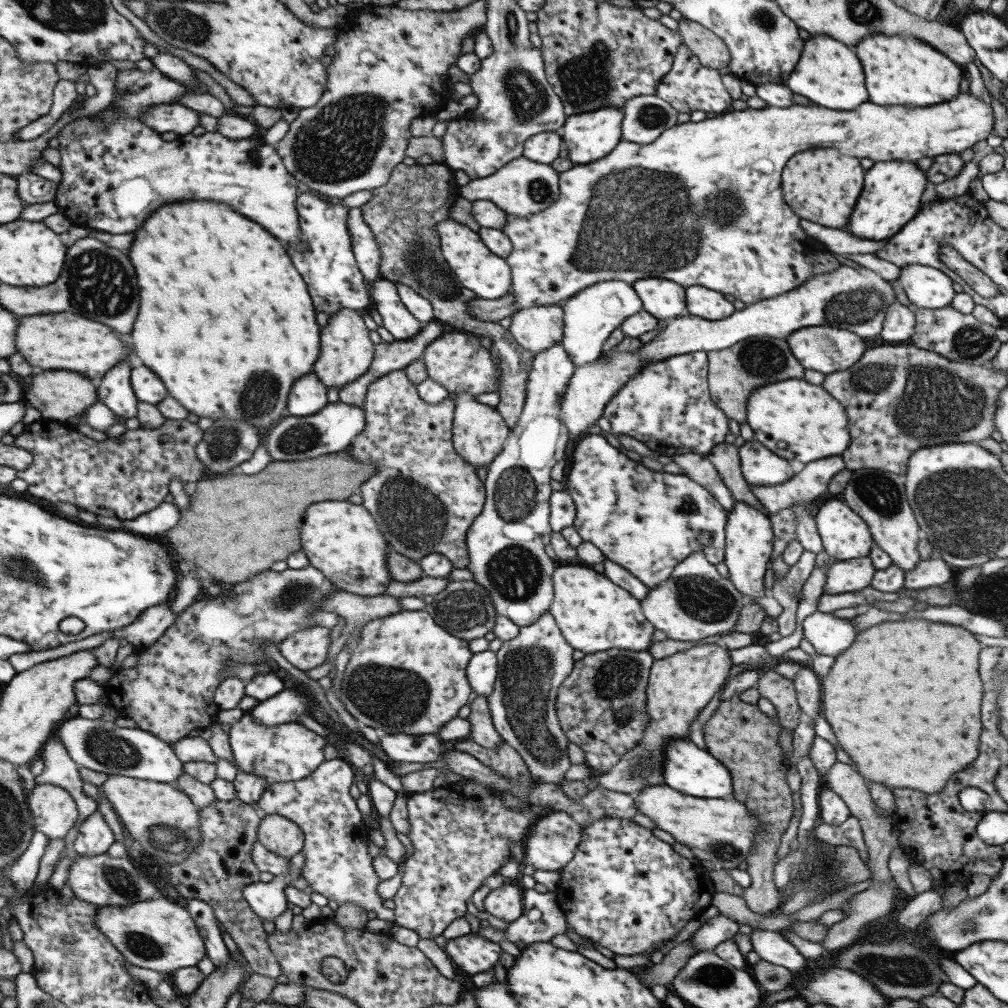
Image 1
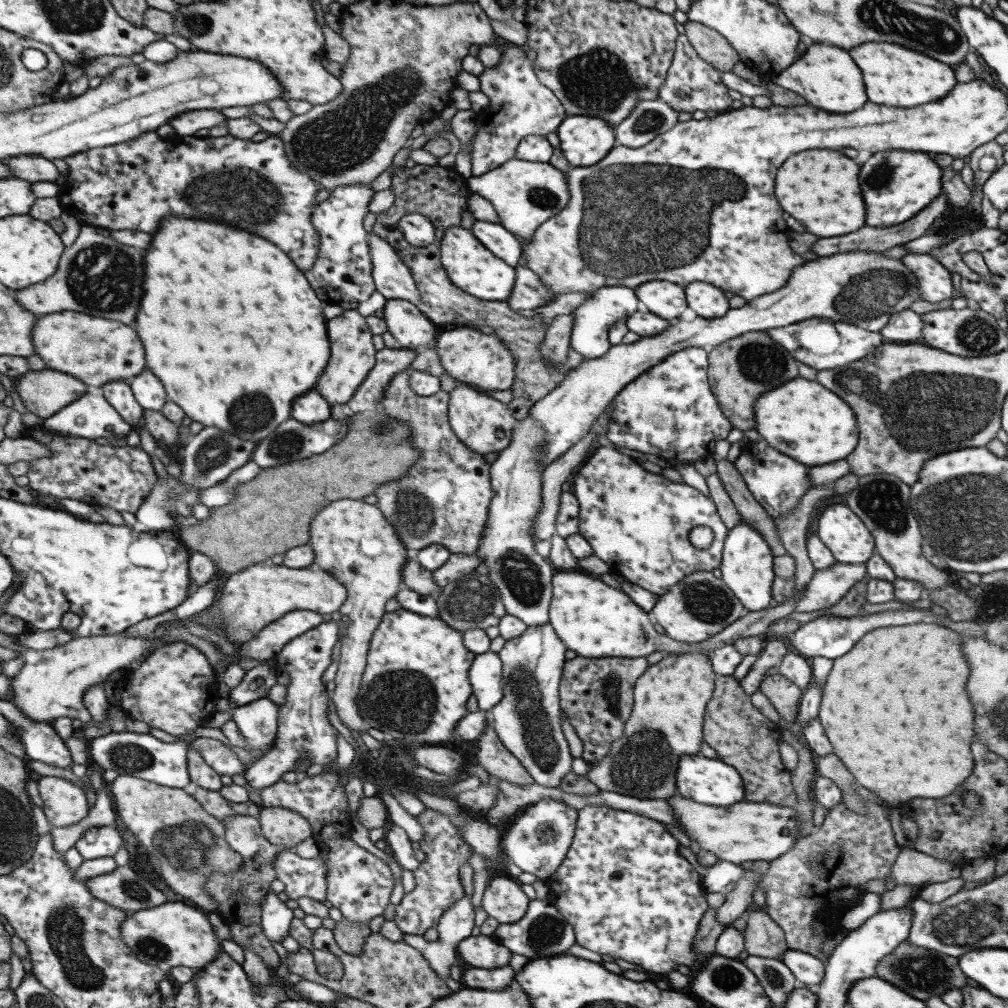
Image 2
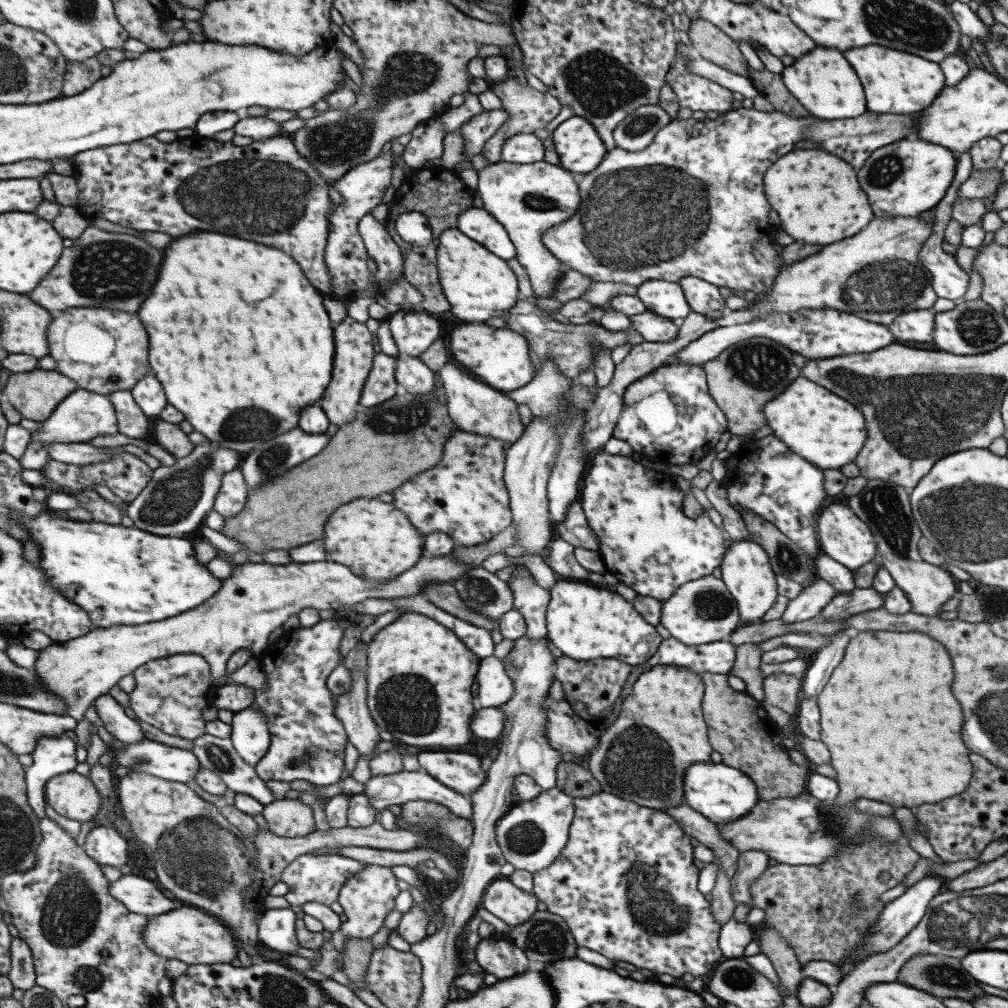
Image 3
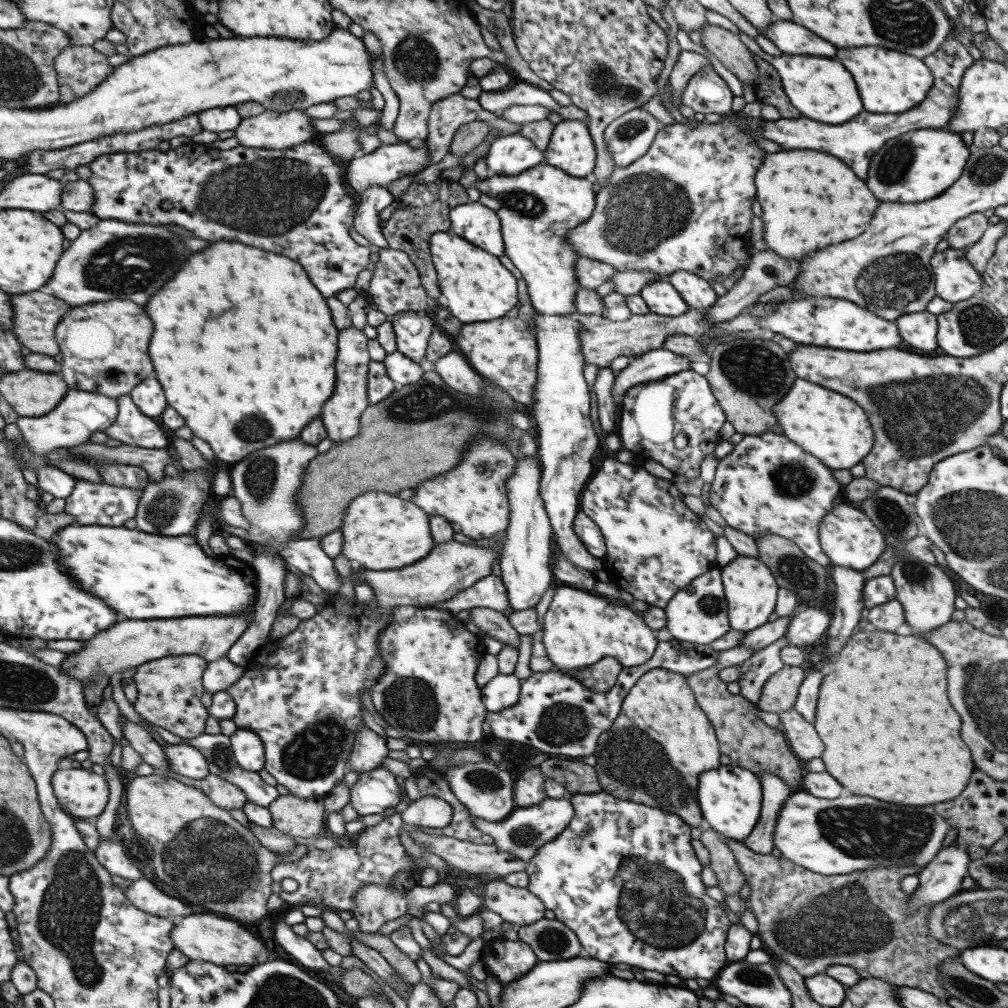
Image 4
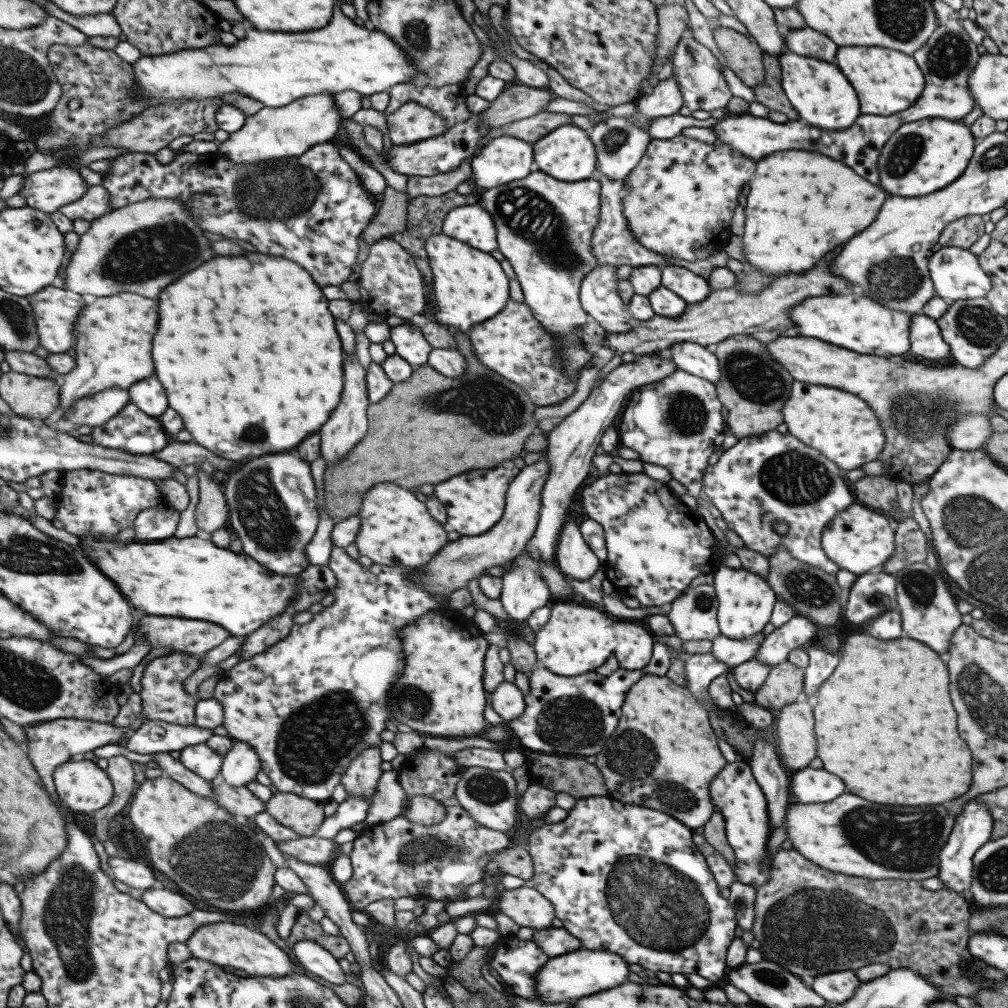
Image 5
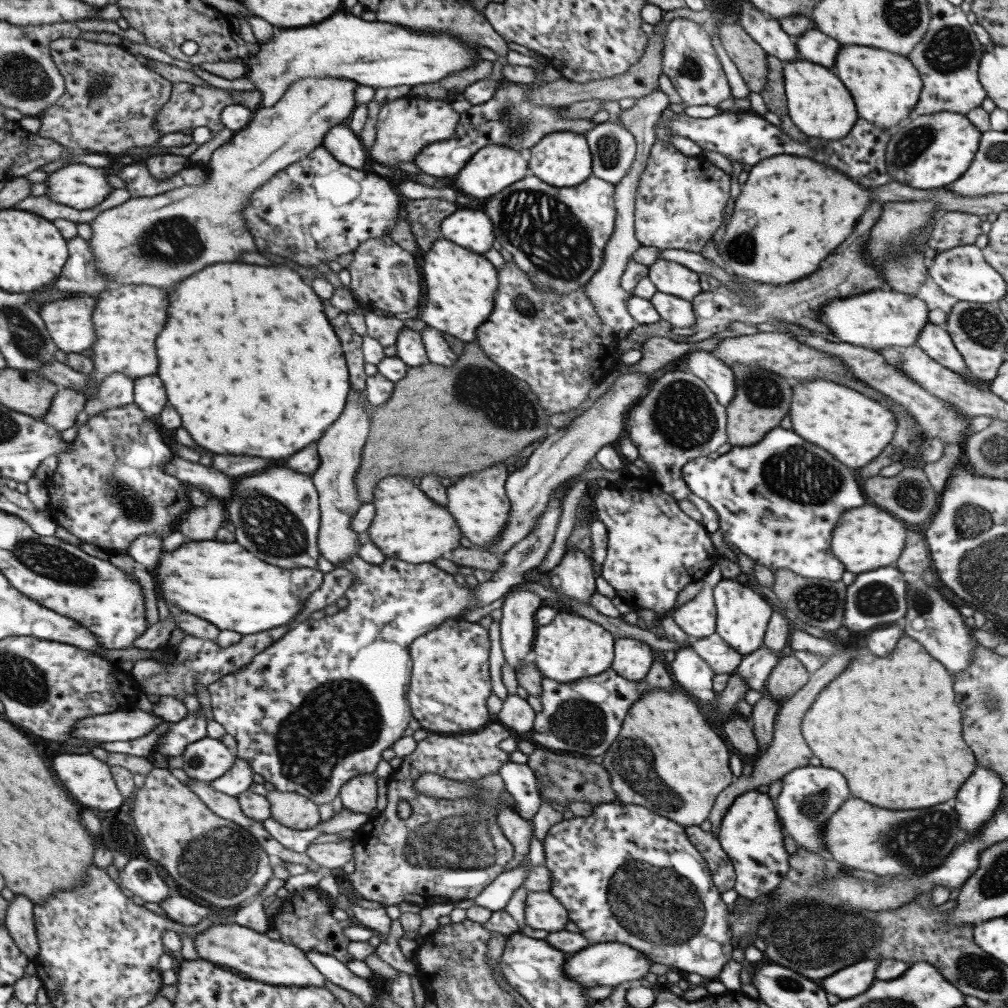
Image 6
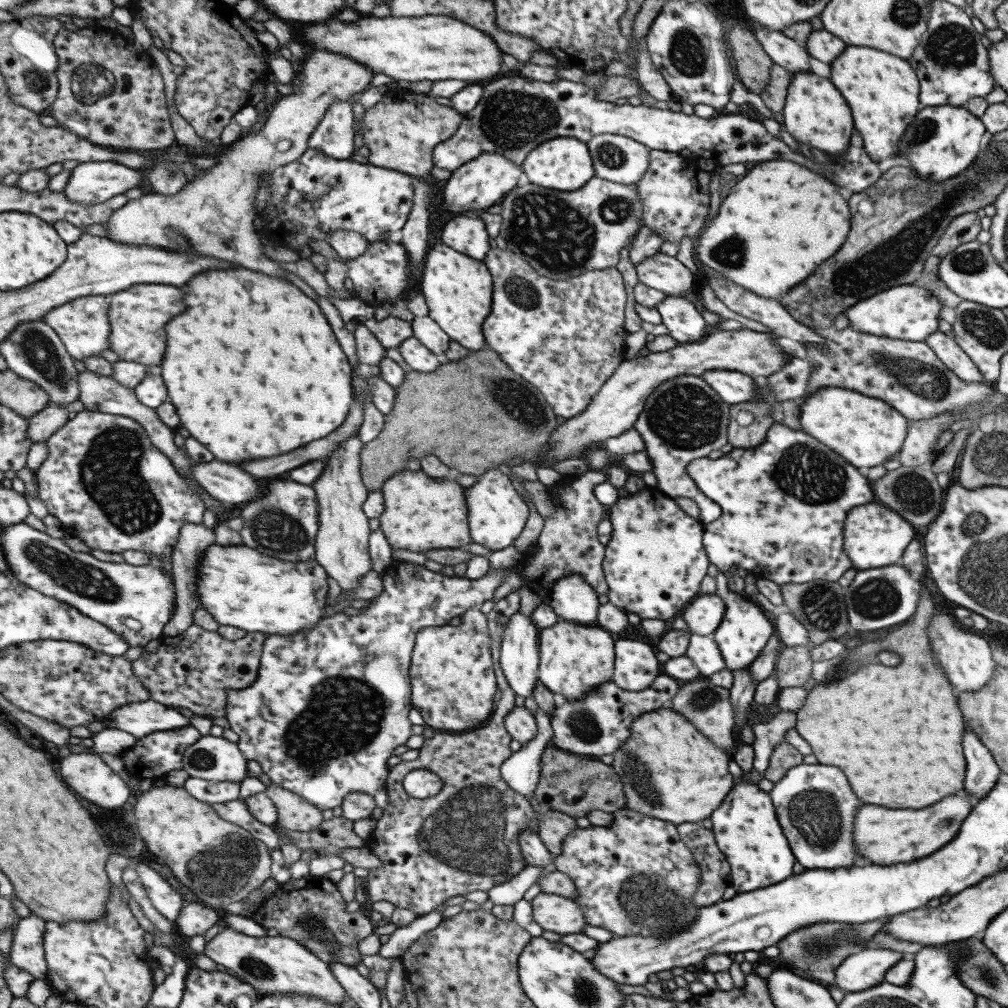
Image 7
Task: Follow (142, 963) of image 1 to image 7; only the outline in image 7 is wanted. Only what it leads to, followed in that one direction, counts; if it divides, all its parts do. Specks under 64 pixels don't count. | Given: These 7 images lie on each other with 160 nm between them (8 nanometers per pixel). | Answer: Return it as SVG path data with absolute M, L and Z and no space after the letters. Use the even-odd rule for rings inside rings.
M223 925L221 932L205 944L202 953L215 964L221 964L237 979L250 984L258 993L314 996L337 1006L347 995L331 974L328 963L313 956L295 940L278 935L271 938L267 935L262 938L251 938L231 929Z

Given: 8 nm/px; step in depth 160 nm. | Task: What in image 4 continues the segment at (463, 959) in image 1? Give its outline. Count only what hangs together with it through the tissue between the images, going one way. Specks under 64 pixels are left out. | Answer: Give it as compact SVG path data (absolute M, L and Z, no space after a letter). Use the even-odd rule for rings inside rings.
M503 938L484 942L479 958L487 973L501 984L523 976L538 962L527 944Z

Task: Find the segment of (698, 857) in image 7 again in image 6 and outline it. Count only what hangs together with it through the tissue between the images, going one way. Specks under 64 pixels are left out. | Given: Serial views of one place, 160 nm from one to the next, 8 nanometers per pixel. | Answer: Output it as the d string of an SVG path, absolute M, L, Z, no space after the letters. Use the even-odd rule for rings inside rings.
M697 826L684 828L688 842L700 852L706 862L712 884L720 892L727 892L734 887L735 876L725 851L721 850L717 838L711 832L703 832Z

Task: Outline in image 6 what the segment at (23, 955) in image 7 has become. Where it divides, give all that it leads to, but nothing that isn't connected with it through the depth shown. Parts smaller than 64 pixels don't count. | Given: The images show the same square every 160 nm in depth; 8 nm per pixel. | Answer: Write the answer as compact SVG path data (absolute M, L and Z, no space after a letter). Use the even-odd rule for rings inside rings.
M13 895L5 909L4 927L14 946L32 965L38 953L38 943L32 919L32 902L21 895Z

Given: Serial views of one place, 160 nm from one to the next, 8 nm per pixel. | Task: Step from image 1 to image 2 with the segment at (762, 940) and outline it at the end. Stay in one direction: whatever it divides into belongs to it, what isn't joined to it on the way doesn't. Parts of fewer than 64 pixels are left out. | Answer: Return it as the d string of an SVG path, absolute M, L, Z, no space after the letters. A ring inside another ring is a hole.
M787 949L780 961L792 972L798 985L814 987L824 975L824 963L805 952Z

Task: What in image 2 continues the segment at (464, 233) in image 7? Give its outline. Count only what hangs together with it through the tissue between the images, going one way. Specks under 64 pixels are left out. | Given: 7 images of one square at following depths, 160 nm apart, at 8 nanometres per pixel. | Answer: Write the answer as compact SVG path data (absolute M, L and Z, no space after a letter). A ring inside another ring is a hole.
M475 220L470 231L473 236L497 258L514 267L522 254L521 244L513 233L505 230L501 224Z

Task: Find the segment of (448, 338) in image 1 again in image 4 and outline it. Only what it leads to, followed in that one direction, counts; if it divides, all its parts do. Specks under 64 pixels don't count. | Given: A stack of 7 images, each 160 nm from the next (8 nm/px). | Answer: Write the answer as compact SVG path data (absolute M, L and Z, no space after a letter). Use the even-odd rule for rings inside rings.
M518 317L462 324L455 342L467 363L478 372L482 379L500 387L513 401L529 406L537 382L537 343L534 334Z

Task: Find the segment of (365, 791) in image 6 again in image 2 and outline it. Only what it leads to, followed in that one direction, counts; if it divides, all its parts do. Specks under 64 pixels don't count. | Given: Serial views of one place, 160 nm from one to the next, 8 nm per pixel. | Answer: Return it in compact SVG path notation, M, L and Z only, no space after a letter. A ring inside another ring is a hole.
M335 500L321 508L311 520L309 546L314 554L313 562L346 588L346 600L339 612L349 624L339 646L331 700L344 726L355 732L365 732L367 727L357 712L355 699L372 632L385 613L383 606L402 588L401 569L407 561L406 548L391 525L383 520L381 512L373 504L361 500Z

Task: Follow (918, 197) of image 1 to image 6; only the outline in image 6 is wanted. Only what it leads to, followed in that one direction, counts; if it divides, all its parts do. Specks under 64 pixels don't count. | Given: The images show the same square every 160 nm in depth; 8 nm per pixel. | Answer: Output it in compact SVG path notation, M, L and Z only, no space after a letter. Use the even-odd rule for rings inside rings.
M935 112L907 118L893 128L885 149L885 166L892 180L919 190L946 187L965 172L978 149L980 132L965 115Z

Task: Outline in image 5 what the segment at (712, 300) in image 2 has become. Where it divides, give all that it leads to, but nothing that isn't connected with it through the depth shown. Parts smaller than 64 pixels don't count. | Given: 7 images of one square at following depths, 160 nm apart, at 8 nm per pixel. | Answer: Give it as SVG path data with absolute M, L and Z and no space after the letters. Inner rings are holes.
M668 265L660 271L660 285L668 288L686 303L701 302L710 293L707 280L684 267Z

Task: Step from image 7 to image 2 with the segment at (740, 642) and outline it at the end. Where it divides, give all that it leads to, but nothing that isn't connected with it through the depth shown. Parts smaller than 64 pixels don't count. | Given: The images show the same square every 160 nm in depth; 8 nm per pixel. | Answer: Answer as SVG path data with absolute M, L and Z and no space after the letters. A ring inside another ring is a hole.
M741 520L726 532L719 566L720 579L748 611L763 610L768 607L772 580L775 578L772 571L772 557L766 540L763 540L759 531L749 523Z

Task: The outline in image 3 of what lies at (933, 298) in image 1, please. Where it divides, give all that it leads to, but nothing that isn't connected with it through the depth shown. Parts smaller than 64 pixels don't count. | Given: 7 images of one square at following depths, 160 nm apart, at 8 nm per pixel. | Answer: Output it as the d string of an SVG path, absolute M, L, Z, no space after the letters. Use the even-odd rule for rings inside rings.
M962 152L958 157L958 162L955 164L953 180L951 180L949 188L945 190L945 196L943 196L943 198L941 198L941 200L939 200L935 206L932 229L930 230L929 236L923 241L923 244L918 250L918 261L921 263L924 270L931 275L932 291L936 294L936 298L944 298L956 302L961 300L963 293L967 288L968 276L955 262L955 256L953 254L944 252L941 249L941 243L945 226L947 226L947 222L949 222L951 218L951 207L956 198L959 185L961 185L961 183L963 183L969 177L971 170L972 164L969 153Z

